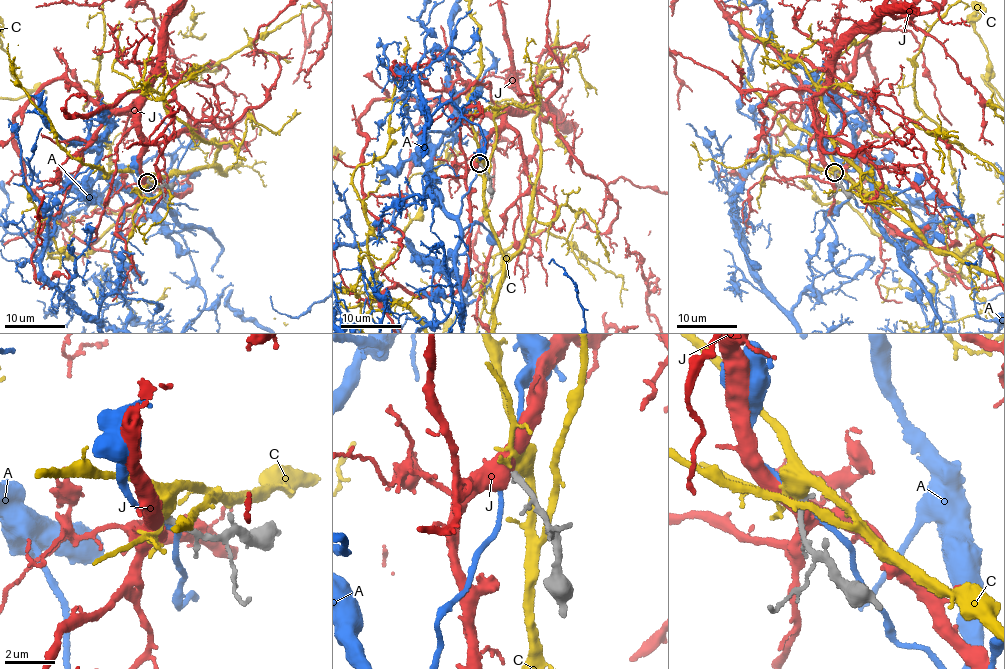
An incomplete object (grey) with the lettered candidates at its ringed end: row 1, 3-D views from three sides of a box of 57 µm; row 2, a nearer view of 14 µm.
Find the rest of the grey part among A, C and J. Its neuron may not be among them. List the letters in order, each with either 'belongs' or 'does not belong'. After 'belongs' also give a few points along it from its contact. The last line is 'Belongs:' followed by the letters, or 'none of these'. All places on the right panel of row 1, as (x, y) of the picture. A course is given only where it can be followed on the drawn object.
A: does not belong
C: does not belong
J: belongs
Belongs: J

